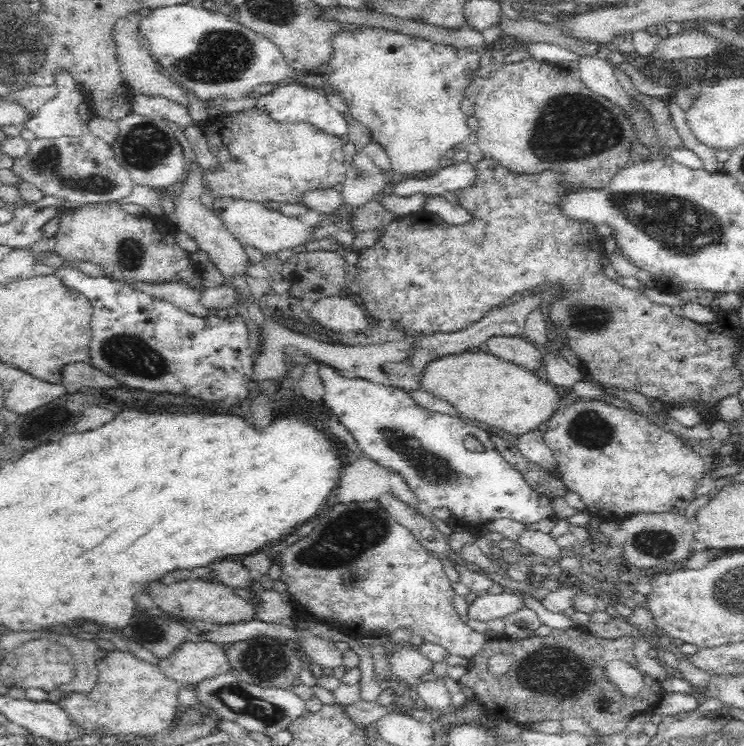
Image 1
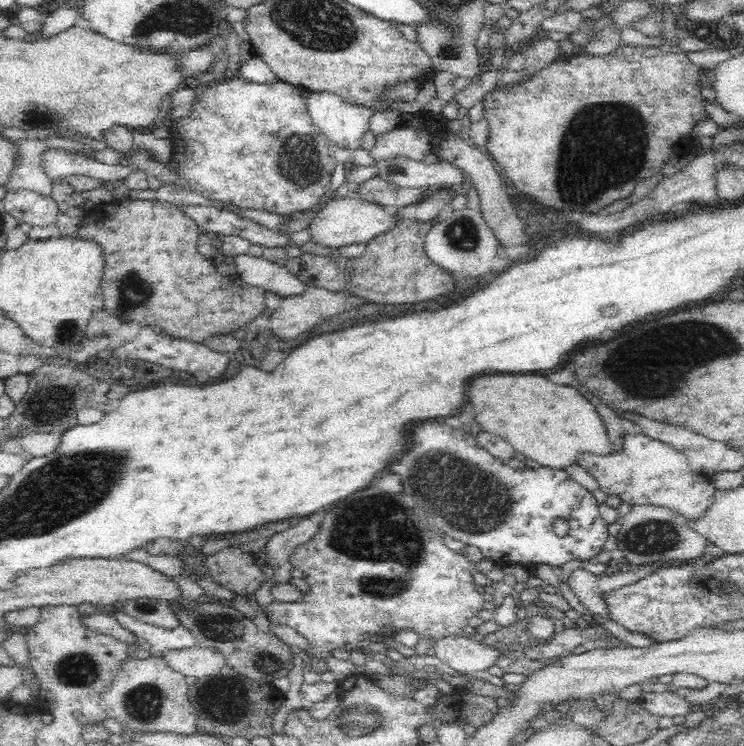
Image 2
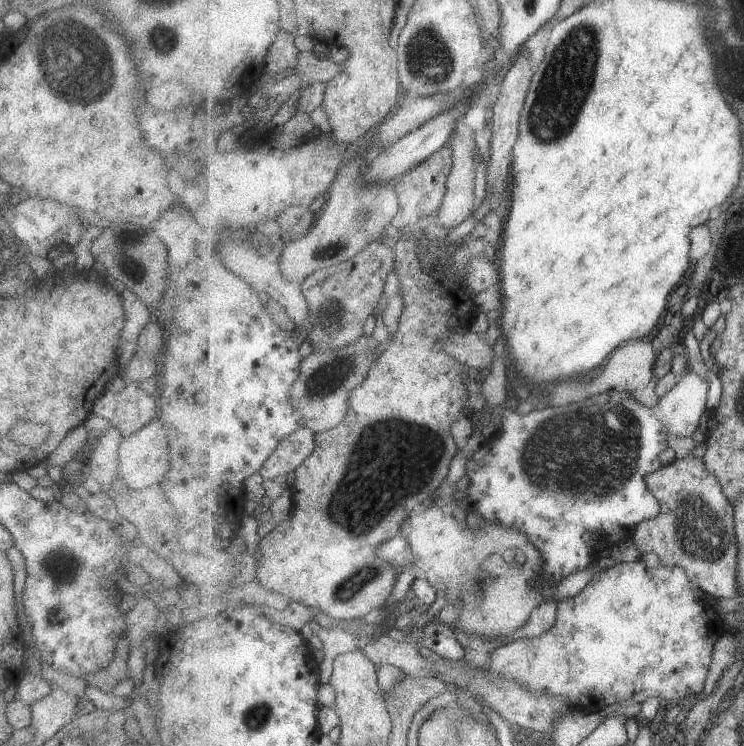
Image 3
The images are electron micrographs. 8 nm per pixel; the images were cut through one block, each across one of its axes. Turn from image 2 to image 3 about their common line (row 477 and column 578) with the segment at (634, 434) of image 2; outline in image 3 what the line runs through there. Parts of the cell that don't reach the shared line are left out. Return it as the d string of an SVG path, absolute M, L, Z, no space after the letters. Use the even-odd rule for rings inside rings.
M640 558L628 563L618 562L611 570L605 570L595 580L590 580L576 596L561 600L558 608L557 622L549 632L545 632L539 638L520 638L493 650L490 654L491 662L485 664L483 668L487 668L491 674L497 673L497 676L507 676L511 680L517 680L519 684L529 688L535 696L543 696L543 694L563 696L565 700L571 702L573 707L576 707L576 710L600 711L605 706L615 704L615 702L624 703L627 700L635 700L635 702L642 703L649 698L677 701L689 694L701 694L705 688L709 668L711 668L713 646L723 633L728 631L725 624L721 622L720 616L717 615L718 612L713 610L713 604L709 602L707 597L695 600L695 585L681 566L660 565L657 568L647 568L645 562Z

